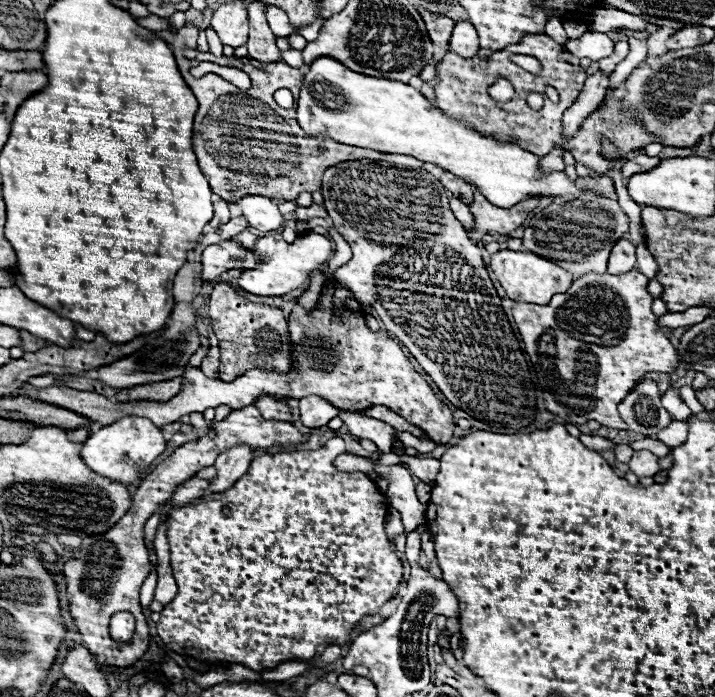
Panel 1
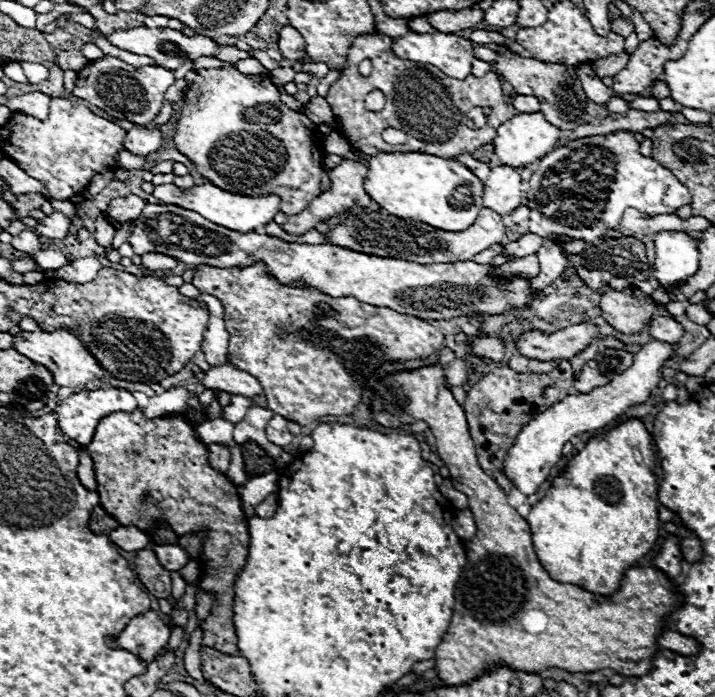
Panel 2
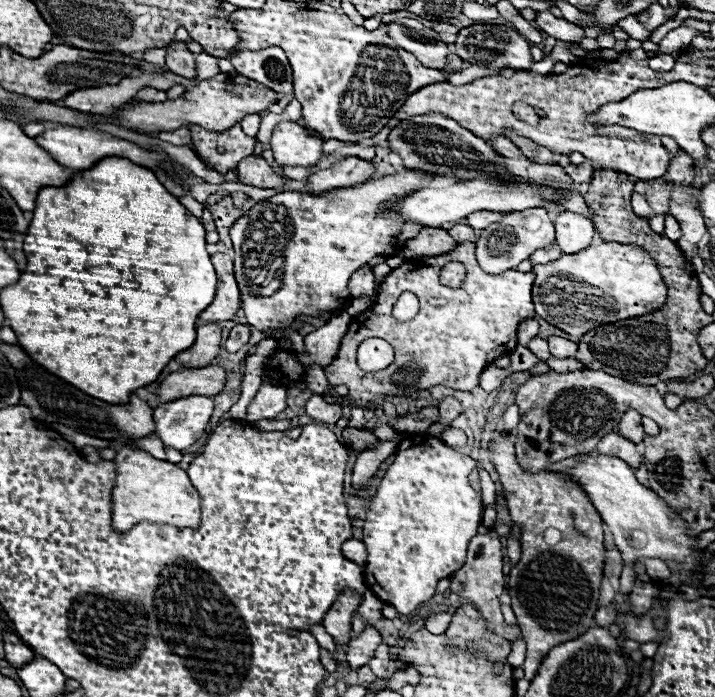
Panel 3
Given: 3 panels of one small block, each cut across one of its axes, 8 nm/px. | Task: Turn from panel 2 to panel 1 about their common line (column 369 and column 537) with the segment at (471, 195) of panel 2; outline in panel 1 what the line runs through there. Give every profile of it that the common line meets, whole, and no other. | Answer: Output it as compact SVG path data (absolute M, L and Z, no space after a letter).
M320 56L308 66L308 70L302 78L302 90L300 90L300 98L296 104L296 120L308 136L326 136L326 138L332 138L332 140L348 144L348 146L360 146L360 148L380 150L380 152L388 152L388 154L406 154L406 156L414 156L414 158L422 160L422 162L432 162L432 164L452 172L454 176L460 176L460 178L472 182L476 188L480 188L484 192L484 196L488 200L492 200L492 204L496 204L500 208L512 208L512 204L518 204L520 200L524 200L528 196L560 196L564 200L574 200L574 198L580 198L580 194L584 192L584 190L576 188L574 182L570 182L566 178L564 172L556 172L556 174L548 174L548 176L540 174L538 156L520 148L518 144L496 142L494 138L478 134L466 122L454 120L446 114L442 114L442 110L432 106L412 86L396 82L396 80L374 78L374 76L364 76L364 74L352 72L342 62L338 62L330 56Z

